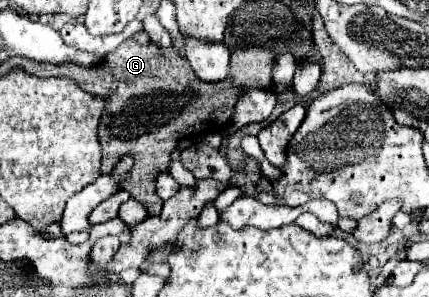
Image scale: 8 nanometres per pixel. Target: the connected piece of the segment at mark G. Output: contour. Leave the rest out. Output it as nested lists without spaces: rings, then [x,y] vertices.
[[[129,38],[113,54],[109,54],[109,58],[91,68],[73,62],[65,62],[65,66],[43,64],[29,58],[23,58],[23,68],[31,74],[69,76],[81,88],[89,88],[91,94],[111,98],[111,104],[105,108],[105,118],[99,126],[103,146],[101,174],[111,174],[115,162],[119,162],[125,154],[133,154],[135,166],[129,174],[129,182],[125,182],[123,188],[133,192],[133,198],[141,200],[151,216],[161,214],[163,200],[157,194],[157,176],[161,172],[169,174],[171,154],[181,136],[201,132],[201,78],[195,76],[193,68],[187,64],[187,58],[183,58],[173,44],[139,44]]]

